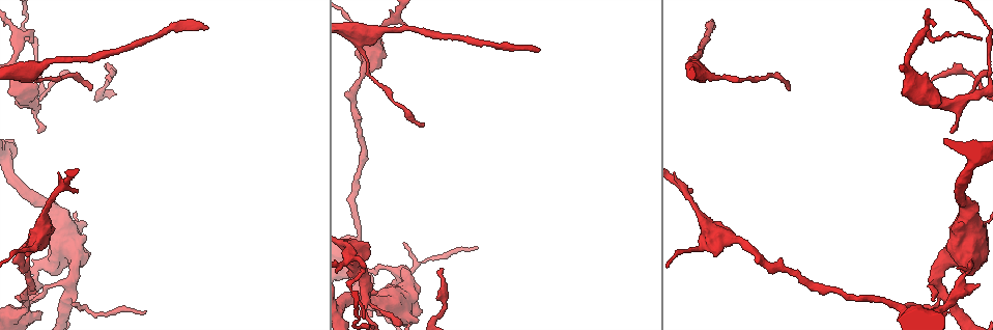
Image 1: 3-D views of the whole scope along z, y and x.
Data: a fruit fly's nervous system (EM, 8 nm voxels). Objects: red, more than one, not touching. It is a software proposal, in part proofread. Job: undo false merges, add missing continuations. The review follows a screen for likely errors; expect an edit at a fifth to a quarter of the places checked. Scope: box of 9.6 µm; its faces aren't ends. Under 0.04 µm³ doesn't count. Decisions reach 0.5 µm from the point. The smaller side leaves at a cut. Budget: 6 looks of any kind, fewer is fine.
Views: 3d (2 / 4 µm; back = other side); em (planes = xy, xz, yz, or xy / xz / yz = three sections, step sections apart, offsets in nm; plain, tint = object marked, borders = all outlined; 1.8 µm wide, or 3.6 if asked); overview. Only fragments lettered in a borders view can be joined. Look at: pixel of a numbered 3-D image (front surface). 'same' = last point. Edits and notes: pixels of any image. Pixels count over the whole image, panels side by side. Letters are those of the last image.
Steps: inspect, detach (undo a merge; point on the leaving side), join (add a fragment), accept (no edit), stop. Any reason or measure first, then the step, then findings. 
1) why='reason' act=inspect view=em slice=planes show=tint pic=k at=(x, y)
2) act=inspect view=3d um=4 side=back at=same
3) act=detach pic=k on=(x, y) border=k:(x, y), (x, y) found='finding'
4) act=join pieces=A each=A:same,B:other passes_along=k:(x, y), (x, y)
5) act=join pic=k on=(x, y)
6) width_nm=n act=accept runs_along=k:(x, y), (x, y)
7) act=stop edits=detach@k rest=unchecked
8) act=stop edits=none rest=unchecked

why='thin end' act=inspect view=em um=3.6 slice=planes show=tint pic=1 at=(477, 247)

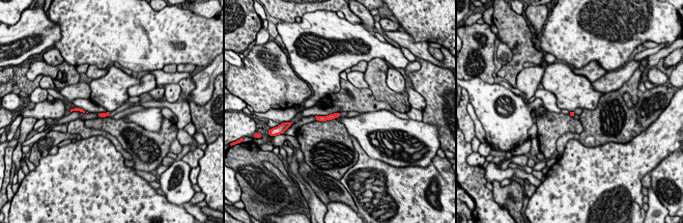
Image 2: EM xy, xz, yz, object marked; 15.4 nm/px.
act=inspect view=em um=3.6 slice=planes show=borders at=same

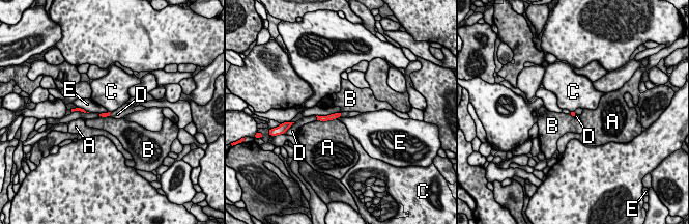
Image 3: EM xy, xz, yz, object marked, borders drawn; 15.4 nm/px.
act=accept each=A:other,B:other,C:other,D:other,E:other border=3:(342, 112), (340, 116) found='none of them fits'

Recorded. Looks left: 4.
why='end of a long branch' act=inspect view=3d um=4 pic=1 at=(538, 48)

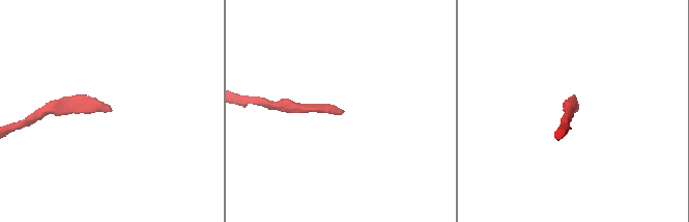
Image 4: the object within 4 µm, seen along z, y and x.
act=inspect view=em slice=planes show=borders pic=4 at=(110, 108)

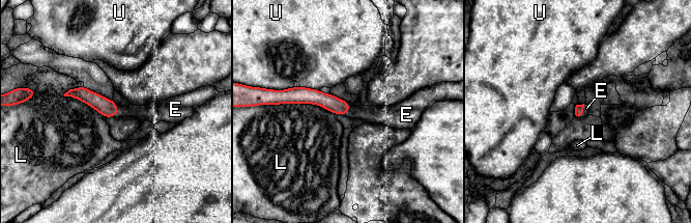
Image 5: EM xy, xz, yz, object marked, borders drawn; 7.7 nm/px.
act=join pieces=E each=E:same,L:other,U:other passes_along=5:(579, 108), (582, 110), (586, 108) found='it goes on there'

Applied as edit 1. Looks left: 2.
act=inspect view=overview

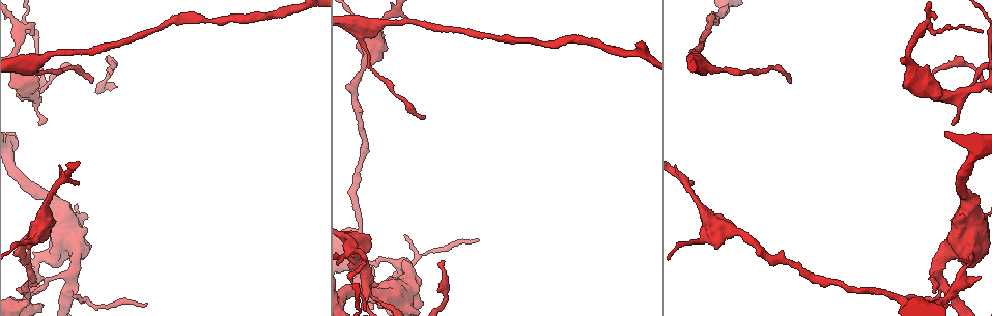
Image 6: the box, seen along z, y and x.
why='an open end' act=inspect view=em slice=planes show=borders pic=6 at=(791, 83)

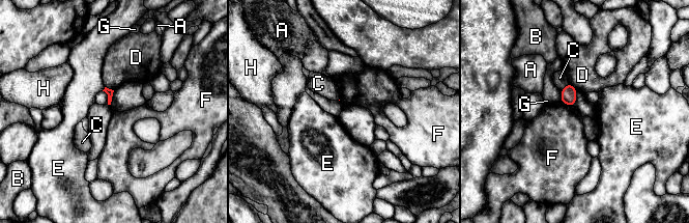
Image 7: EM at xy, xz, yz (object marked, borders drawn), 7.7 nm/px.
act=accept each=A:other,B:other,C:other,D:other,E:other,F:other,G:other,H:other border=7:(561, 101), (574, 108) found='no lettered fragment goes on from it'

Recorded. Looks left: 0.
act=stop edits=join@5 rest=unchecked

